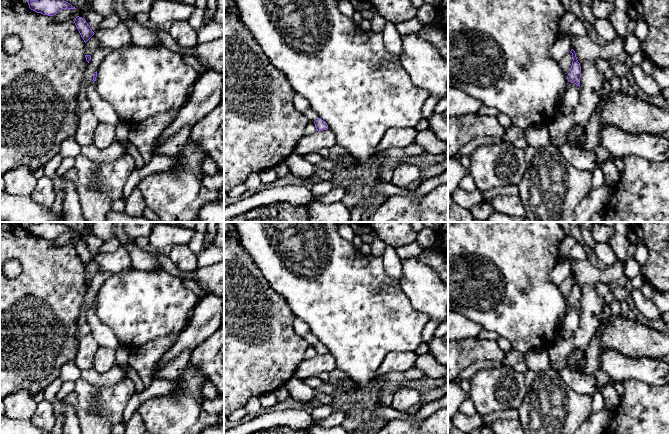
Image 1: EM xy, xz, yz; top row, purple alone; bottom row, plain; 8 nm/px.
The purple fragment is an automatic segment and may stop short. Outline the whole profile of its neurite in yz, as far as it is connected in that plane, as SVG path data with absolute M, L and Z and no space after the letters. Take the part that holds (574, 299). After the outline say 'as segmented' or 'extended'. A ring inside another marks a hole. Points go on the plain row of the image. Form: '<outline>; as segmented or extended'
M573 273L570 275L572 277L572 290L570 296L568 297L567 303L569 306L576 308L580 311L580 302L581 302L581 290L577 284L576 277Z; as segmented

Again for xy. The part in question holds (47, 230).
M40 222L38 224L27 224L31 234L48 240L54 240L62 233L76 233L62 222Z; as segmented

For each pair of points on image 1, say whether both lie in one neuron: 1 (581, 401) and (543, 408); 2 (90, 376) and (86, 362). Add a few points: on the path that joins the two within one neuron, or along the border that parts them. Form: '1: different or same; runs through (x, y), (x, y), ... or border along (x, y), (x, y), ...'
1: same; runs through (572, 408), (552, 408)
2: different; border along (93, 367), (82, 371)

